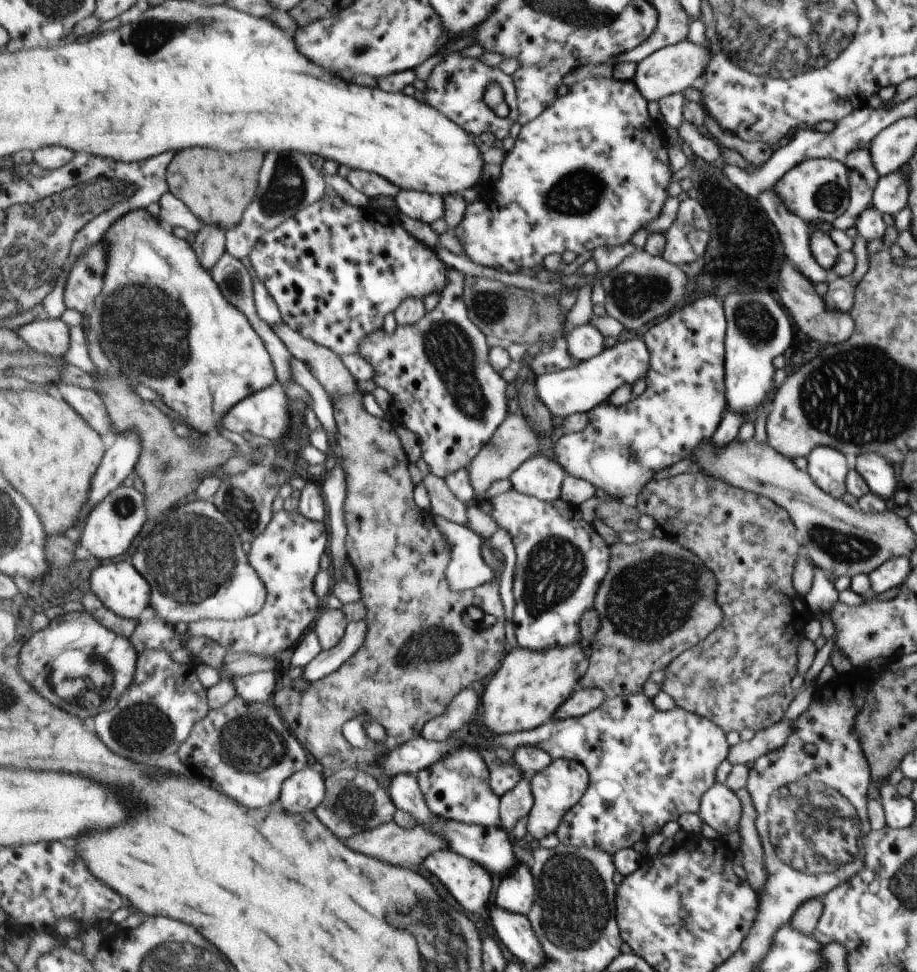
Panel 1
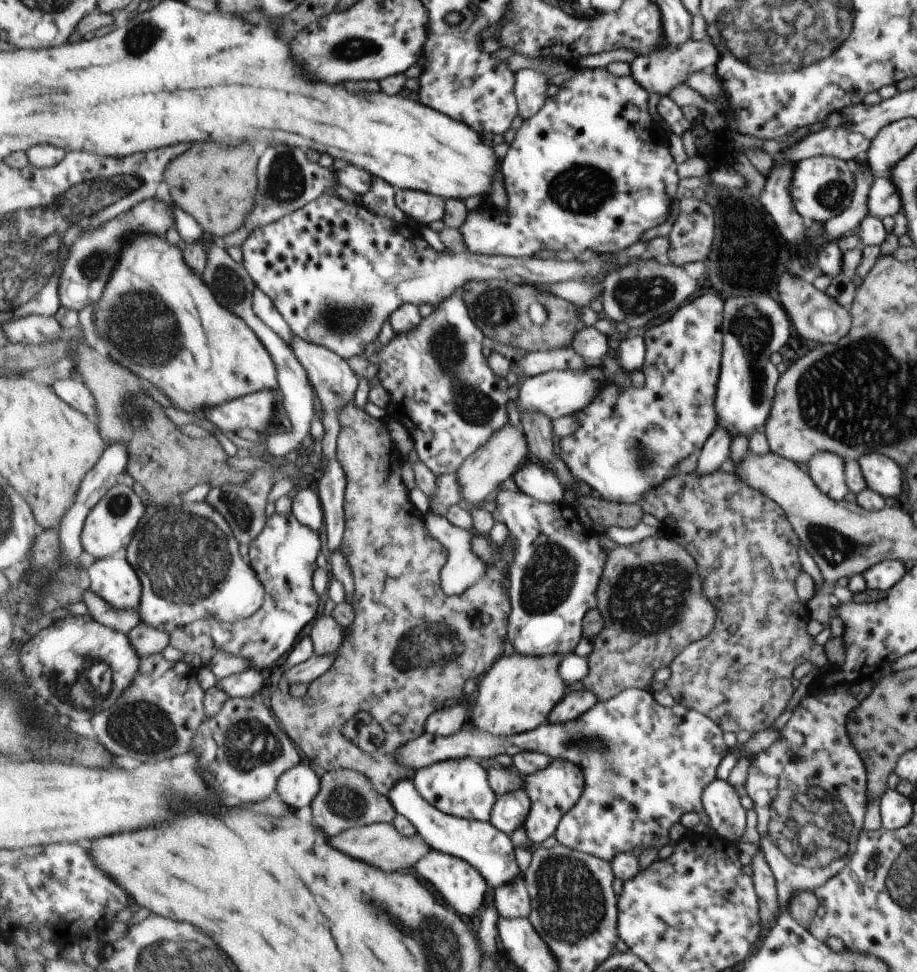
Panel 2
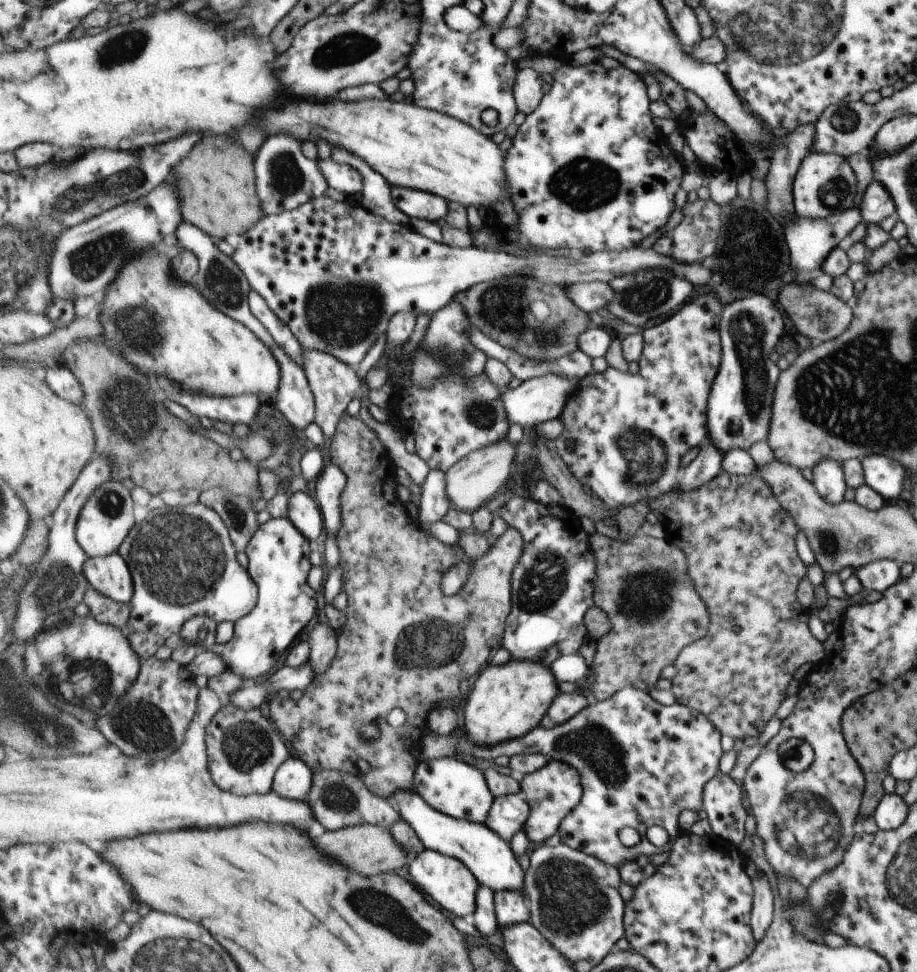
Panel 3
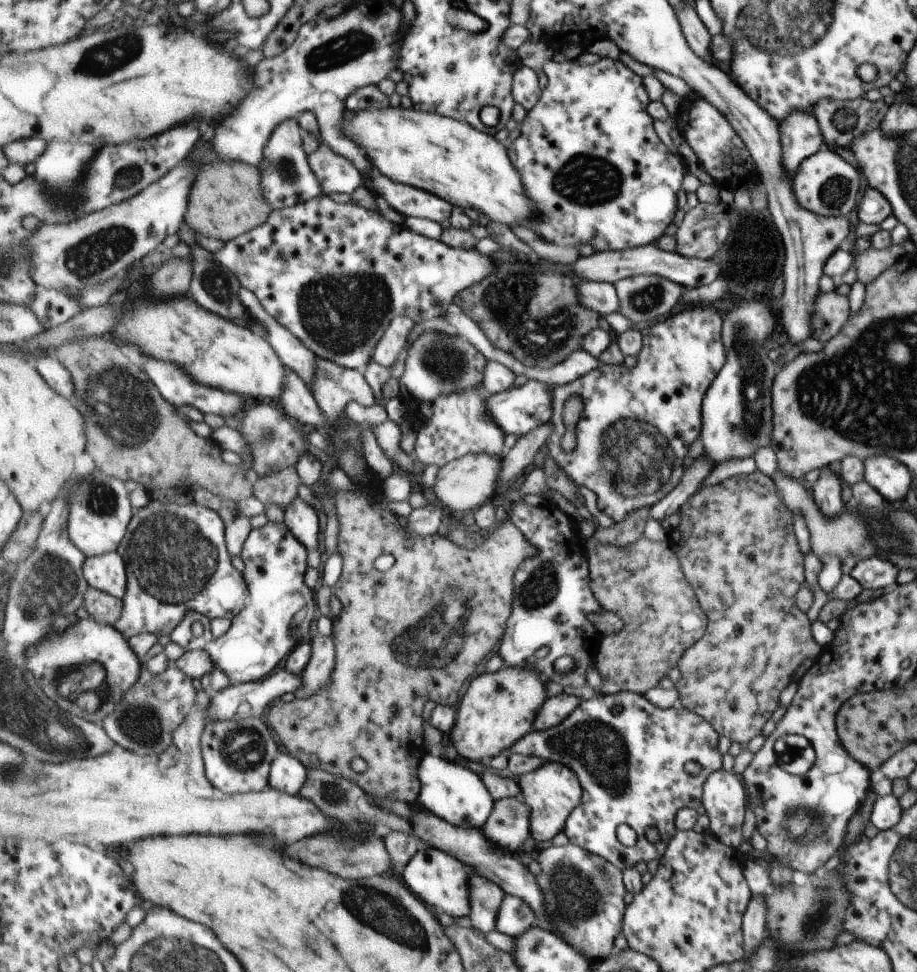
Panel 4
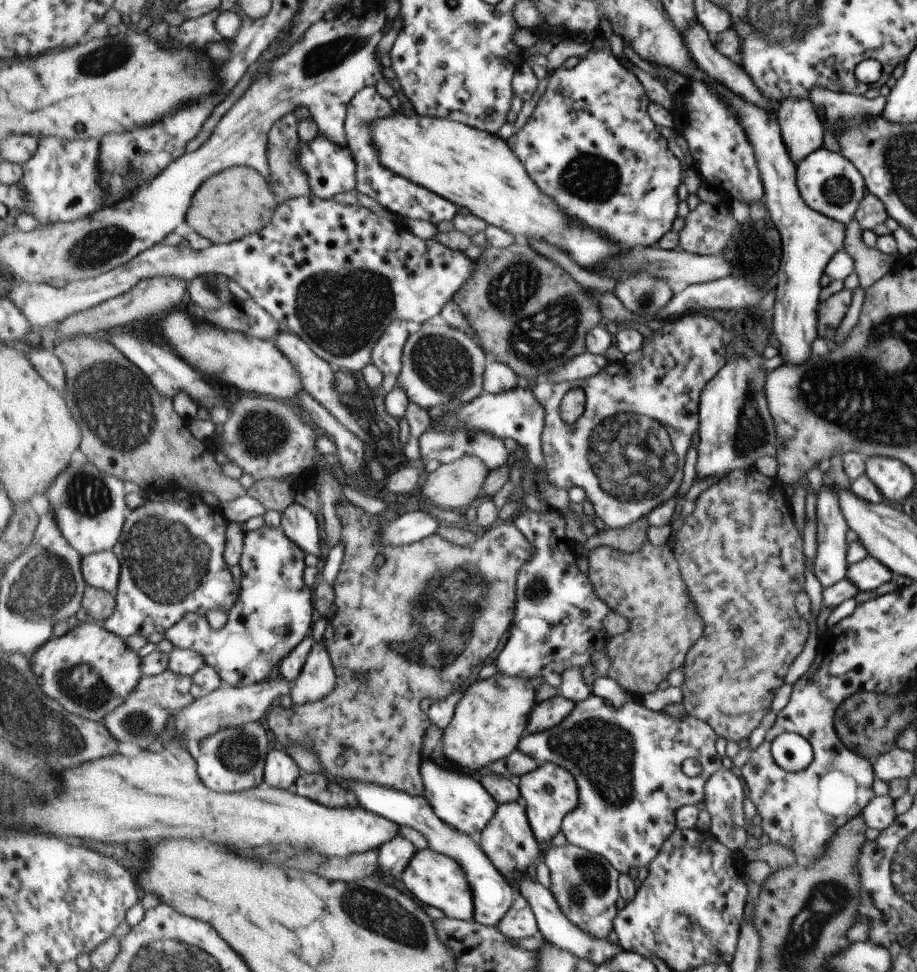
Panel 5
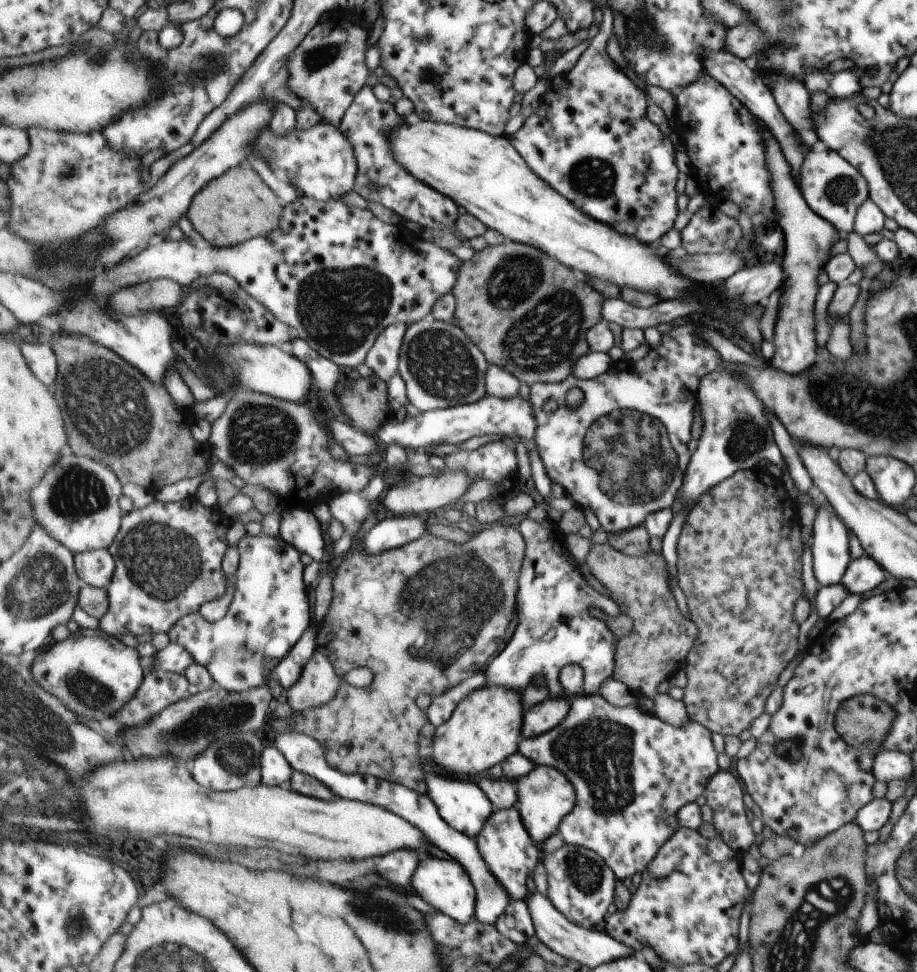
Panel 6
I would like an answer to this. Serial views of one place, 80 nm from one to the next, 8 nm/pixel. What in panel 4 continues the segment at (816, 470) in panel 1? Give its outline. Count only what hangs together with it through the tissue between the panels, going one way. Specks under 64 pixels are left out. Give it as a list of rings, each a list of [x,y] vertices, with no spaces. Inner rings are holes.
[[[828,466],[820,469],[818,478],[811,487],[811,494],[826,517],[835,516],[842,509],[841,480]]]

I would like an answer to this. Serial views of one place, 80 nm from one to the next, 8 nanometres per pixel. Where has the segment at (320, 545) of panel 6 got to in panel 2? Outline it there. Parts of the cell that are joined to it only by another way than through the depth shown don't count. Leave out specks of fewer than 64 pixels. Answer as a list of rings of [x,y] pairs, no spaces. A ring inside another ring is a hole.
[[[308,486],[301,489],[292,500],[291,512],[304,524],[323,532],[325,511],[317,490]]]

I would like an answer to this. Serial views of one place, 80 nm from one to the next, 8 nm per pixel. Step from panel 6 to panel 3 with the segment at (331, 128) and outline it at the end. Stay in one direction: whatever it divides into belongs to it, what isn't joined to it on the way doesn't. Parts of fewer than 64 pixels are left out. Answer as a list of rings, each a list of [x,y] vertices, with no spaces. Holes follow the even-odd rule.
[[[332,159],[319,160],[321,170],[330,184],[330,188],[352,196],[363,190],[363,175],[351,165],[342,165]]]

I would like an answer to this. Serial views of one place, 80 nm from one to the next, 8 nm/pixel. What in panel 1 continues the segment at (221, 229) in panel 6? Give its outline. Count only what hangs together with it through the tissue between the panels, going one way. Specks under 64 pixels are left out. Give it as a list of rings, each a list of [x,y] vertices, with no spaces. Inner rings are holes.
[[[191,148],[185,150],[181,154],[175,156],[175,160],[169,165],[168,181],[170,192],[175,193],[177,198],[185,201],[185,204],[199,216],[199,218],[207,225],[217,225],[226,231],[236,227],[241,219],[244,218],[244,212],[248,206],[254,201],[259,188],[259,172],[263,166],[263,154],[257,150],[251,152],[241,152],[241,154],[227,154],[227,152],[219,152],[219,150],[209,150],[209,148]]]

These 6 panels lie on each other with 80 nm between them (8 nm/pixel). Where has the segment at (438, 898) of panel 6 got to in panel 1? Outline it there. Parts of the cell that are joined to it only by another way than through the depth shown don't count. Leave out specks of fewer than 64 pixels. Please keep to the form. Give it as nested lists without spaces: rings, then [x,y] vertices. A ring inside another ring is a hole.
[[[449,847],[434,852],[424,862],[425,868],[431,872],[447,888],[451,896],[467,910],[473,914],[490,914],[492,908],[489,906],[491,896],[493,896],[493,876],[477,861],[471,860],[456,850]]]

